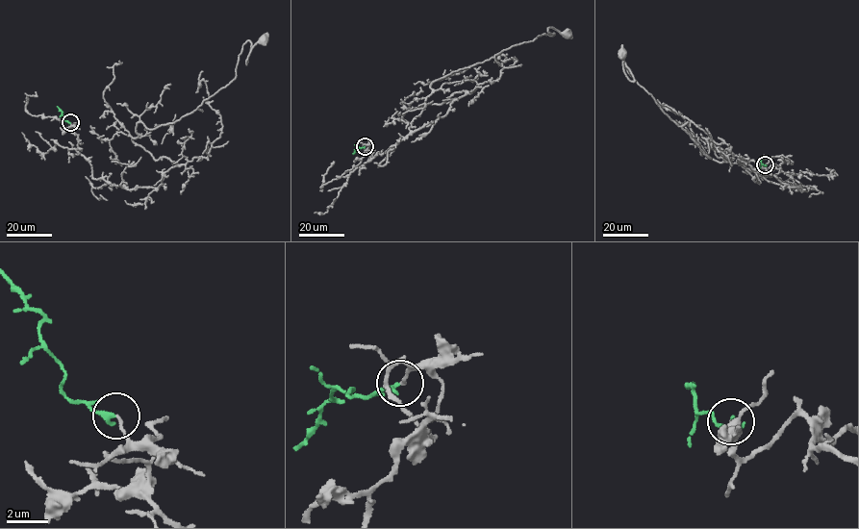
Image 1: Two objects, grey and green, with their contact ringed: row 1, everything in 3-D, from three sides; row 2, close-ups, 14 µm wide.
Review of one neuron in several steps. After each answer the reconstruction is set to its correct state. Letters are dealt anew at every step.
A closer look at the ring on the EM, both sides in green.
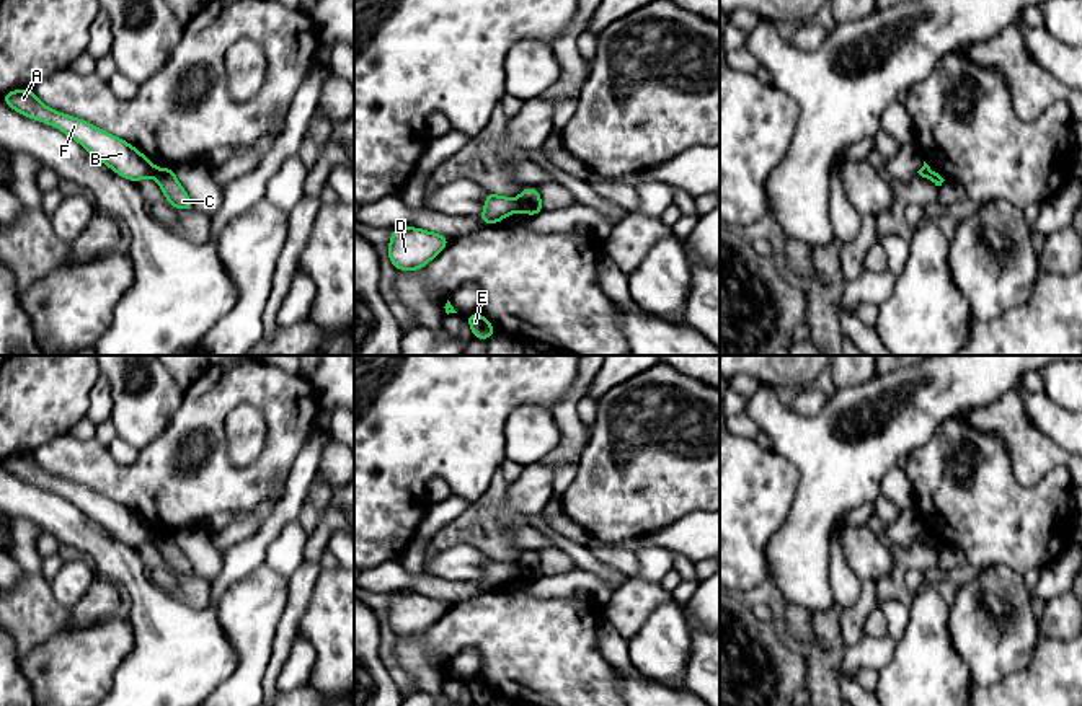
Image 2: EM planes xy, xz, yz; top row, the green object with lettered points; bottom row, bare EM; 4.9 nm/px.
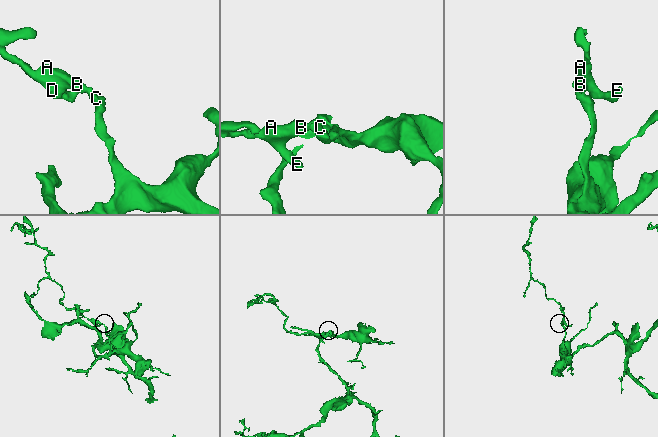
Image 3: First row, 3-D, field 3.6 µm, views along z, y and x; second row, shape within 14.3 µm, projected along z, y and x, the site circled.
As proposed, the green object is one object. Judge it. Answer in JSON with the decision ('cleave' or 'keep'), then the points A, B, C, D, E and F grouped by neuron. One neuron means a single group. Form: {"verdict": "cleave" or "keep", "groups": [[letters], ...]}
{"verdict": "cleave", "groups": [["A", "B", "D", "E", "F"], ["C"]]}

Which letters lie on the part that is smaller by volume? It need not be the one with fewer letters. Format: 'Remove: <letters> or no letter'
Remove: A, B, D, E, F

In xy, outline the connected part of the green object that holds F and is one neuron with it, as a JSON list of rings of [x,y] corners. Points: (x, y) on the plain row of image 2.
[[[33,453],[13,455],[0,461],[16,478],[57,492],[116,540],[137,548],[153,541],[153,528],[126,505],[80,484],[47,473]]]

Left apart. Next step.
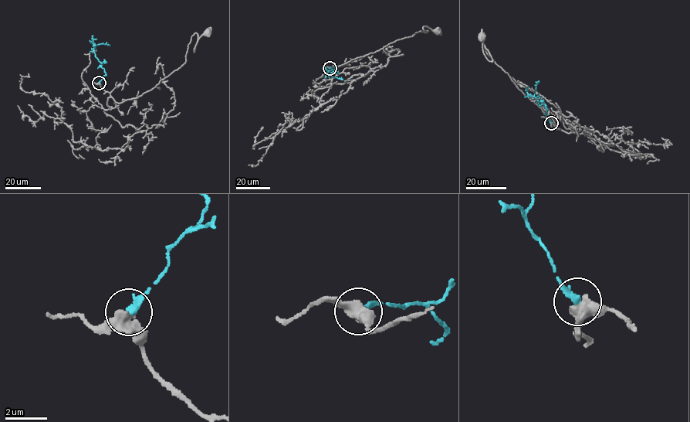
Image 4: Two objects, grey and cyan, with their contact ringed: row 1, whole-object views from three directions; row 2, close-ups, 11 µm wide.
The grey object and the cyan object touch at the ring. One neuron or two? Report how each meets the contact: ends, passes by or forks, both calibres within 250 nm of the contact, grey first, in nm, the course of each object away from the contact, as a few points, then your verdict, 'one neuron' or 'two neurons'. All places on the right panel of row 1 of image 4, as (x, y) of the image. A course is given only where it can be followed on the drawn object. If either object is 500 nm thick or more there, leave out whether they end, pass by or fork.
grey passes by; cyan ends; calibres 440 and 320 nm; course grey (551, 123), (640, 154), (615, 137), (632, 132), (607, 126); course cyan (551, 123), (546, 115), (545, 105), (539, 105), (534, 96), (539, 83), (536, 83); one neuron

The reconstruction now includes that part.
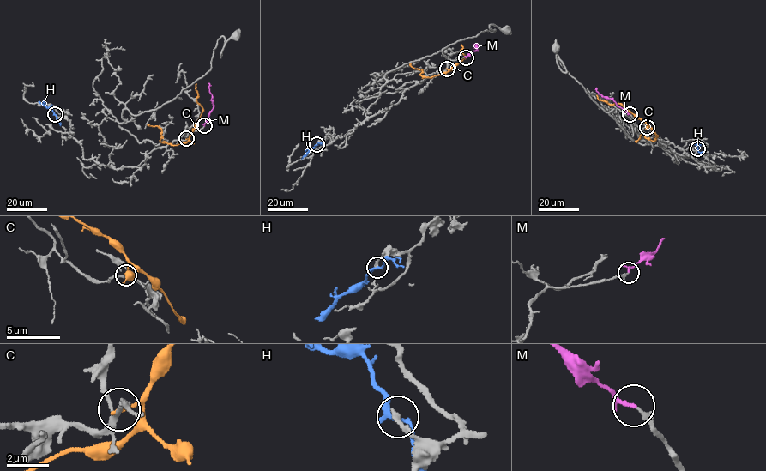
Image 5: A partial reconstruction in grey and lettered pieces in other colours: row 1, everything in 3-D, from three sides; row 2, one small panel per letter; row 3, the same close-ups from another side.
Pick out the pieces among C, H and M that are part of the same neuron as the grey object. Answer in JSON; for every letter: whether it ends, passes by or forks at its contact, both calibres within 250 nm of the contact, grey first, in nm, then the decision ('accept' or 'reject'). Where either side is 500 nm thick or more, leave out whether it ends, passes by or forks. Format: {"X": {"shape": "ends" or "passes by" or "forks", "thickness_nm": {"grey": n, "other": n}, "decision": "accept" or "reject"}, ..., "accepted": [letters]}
{"C": {"shape": "ends", "thickness_nm": {"grey": 180, "other": 150}, "decision": "reject"}, "H": {"shape": "passes by", "thickness_nm": {"grey": 200, "other": 220}, "decision": "reject"}, "M": {"shape": "passes by", "thickness_nm": {"grey": 160, "other": 120}, "decision": "accept"}, "accepted": ["M"]}

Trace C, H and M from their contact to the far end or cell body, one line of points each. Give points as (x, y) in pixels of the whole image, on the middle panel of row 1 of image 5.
C: (447, 69), (453, 69), (466, 57), (461, 50), (462, 45)
H: (316, 144), (301, 159)
M: (466, 57), (477, 50), (476, 45), (474, 46)

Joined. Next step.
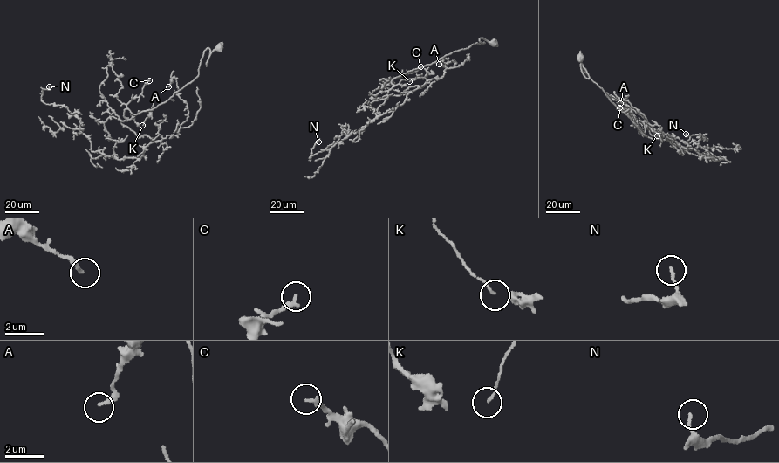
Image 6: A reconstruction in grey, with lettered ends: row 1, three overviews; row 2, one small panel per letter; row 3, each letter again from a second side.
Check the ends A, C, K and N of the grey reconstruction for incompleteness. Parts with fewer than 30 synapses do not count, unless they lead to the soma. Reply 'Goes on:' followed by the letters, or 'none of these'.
Goes on: none of these

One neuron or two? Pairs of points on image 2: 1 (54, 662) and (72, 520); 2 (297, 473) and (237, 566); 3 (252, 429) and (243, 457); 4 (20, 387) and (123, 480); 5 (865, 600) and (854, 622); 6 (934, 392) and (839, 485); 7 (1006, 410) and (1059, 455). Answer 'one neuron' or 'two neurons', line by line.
1: two neurons
2: one neuron
3: one neuron
4: two neurons
5: one neuron
6: one neuron
7: one neuron

